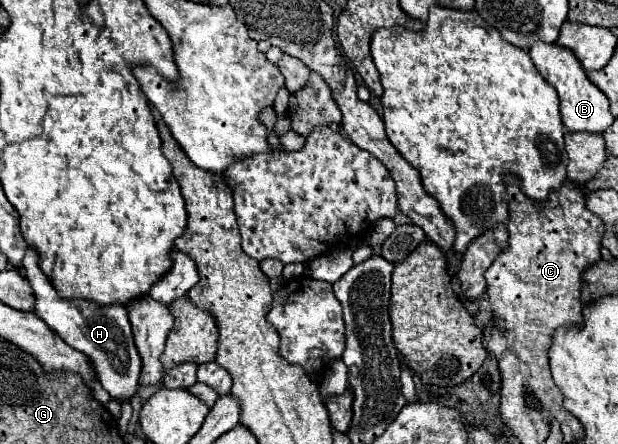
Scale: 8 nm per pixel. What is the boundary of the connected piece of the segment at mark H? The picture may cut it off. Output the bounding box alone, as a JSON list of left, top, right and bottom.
[23,251,141,401]

